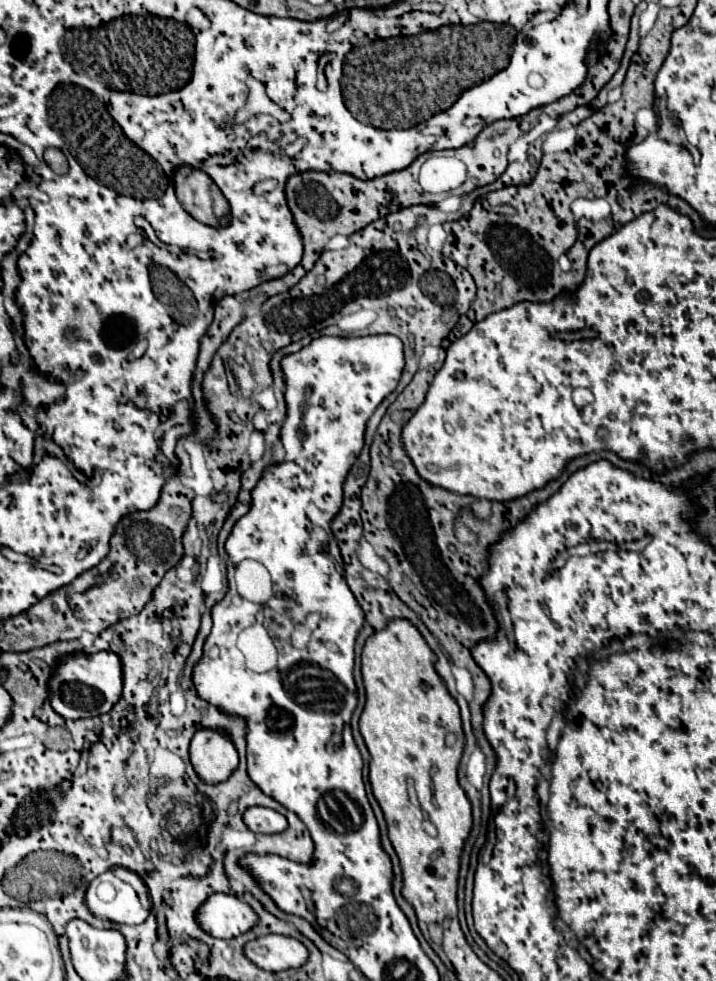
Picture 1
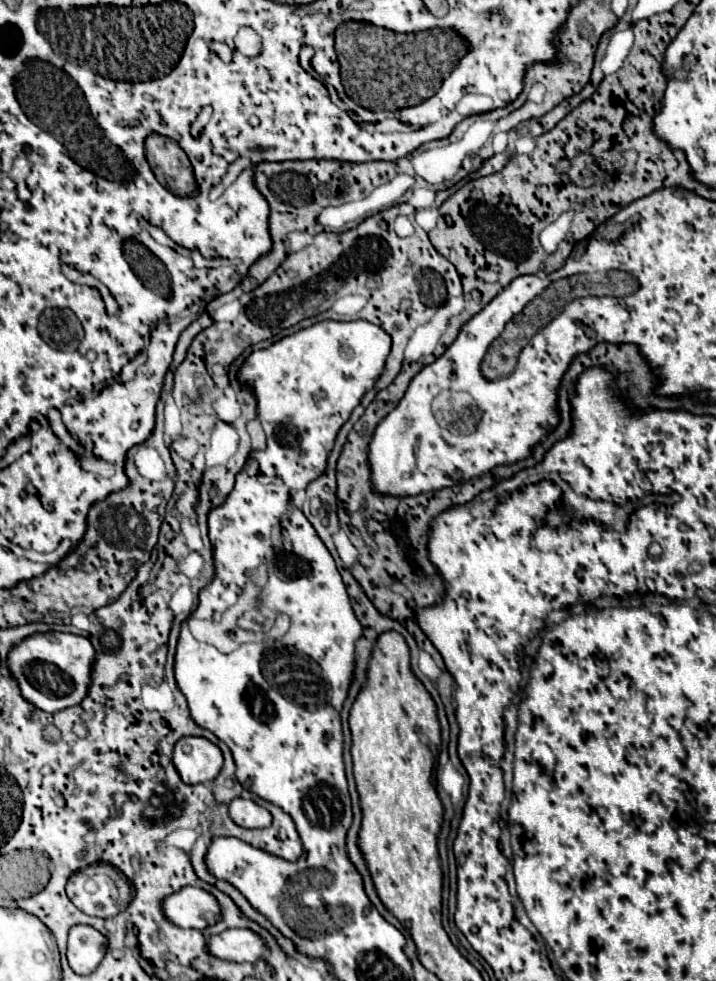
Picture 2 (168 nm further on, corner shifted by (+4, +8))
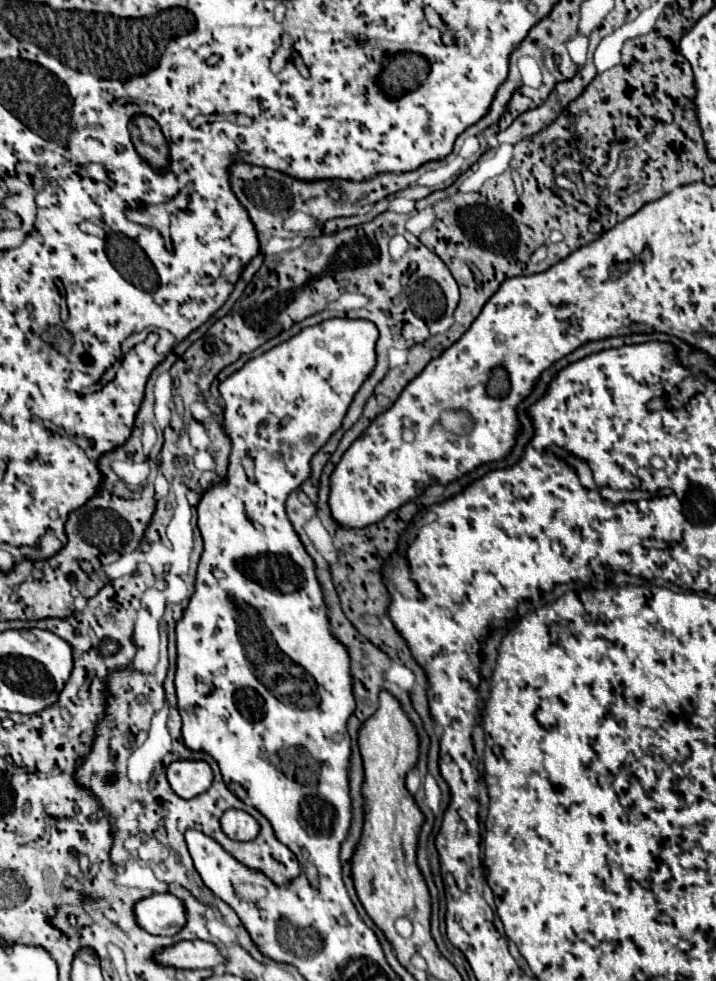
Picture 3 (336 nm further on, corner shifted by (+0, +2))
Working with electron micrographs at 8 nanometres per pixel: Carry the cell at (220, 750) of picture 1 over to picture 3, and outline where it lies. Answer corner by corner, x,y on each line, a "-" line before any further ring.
176,760
168,766
168,782
180,798
194,798
210,788
212,768
204,760

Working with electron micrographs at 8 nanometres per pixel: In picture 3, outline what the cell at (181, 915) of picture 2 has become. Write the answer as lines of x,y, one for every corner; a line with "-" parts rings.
170,892
152,894
136,904
136,922
146,932
176,936
186,926
186,906

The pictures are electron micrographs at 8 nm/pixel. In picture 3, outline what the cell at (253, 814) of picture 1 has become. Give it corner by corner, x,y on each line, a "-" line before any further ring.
234,808
226,810
224,816
220,818
220,824
232,840
240,840
240,842
254,840
260,832
260,824
256,822
256,818
244,810
234,810

